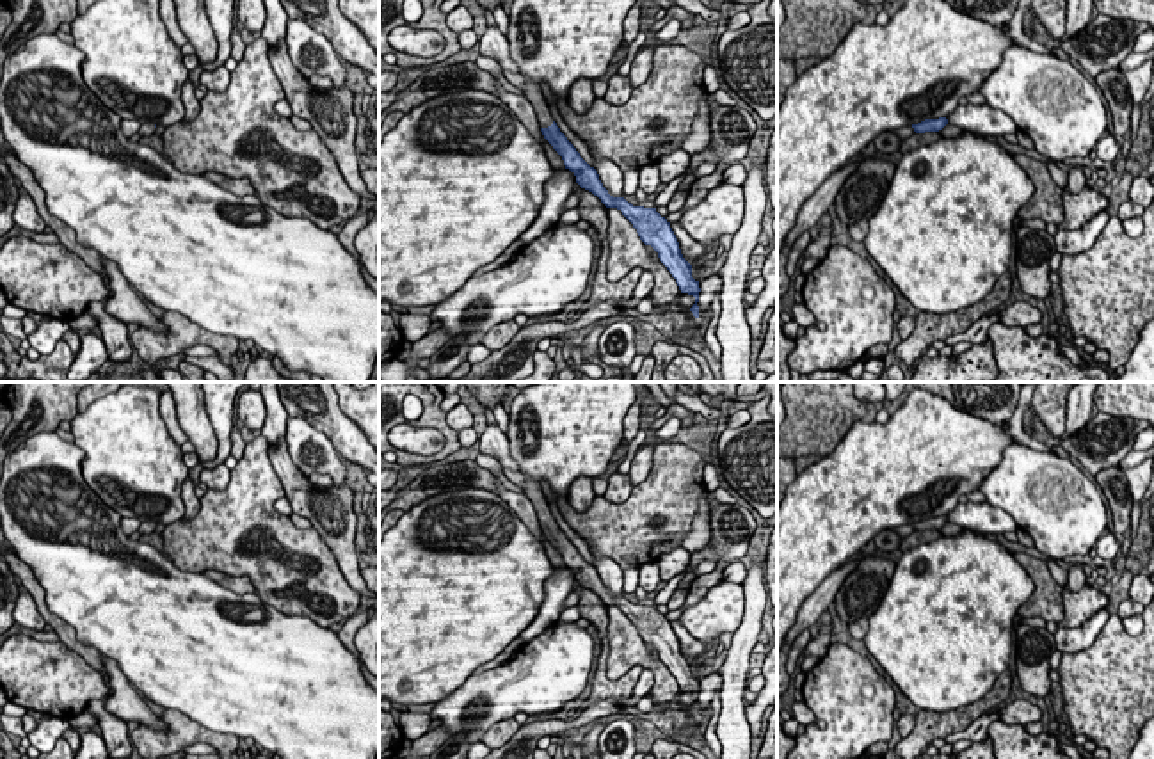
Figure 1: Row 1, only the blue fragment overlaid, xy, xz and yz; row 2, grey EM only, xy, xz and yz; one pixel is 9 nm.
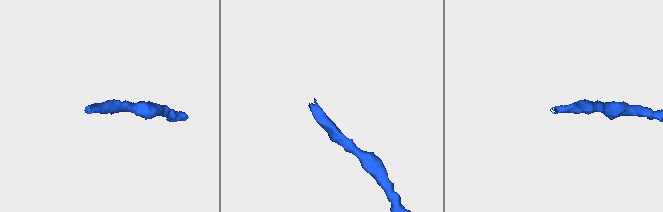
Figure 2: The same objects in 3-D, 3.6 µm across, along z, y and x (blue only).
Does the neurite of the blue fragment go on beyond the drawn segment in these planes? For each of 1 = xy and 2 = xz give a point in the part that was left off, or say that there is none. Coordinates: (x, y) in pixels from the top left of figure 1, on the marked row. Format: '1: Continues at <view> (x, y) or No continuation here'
1: No continuation here
2: Continues at xz (493, 43)

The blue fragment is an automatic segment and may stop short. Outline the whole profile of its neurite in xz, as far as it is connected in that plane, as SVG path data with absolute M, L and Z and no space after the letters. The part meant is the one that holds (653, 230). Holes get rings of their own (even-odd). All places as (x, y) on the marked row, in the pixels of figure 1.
M487 27L480 36L478 46L480 55L494 59L501 66L505 78L523 91L523 96L532 103L537 114L544 139L562 156L565 169L576 176L576 183L597 196L606 208L621 210L637 229L640 240L658 252L660 261L672 274L681 293L695 297L695 304L690 308L690 311L695 318L699 318L699 281L692 277L692 265L683 258L670 222L661 217L656 208L633 206L624 197L613 197L608 194L599 180L597 171L580 156L576 148L553 121L541 85L530 82L510 59L507 36L498 27Z

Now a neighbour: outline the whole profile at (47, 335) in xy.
M27 311L27 316L30 316L37 324L37 329L27 336L30 347L36 348L41 356L52 354L57 341L62 340L62 336L69 329L68 322L57 318L44 322L43 315L32 311Z

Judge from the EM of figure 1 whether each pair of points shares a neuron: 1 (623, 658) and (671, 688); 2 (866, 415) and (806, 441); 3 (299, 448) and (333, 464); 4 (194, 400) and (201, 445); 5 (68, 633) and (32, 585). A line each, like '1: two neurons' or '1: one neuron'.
1: one neuron
2: one neuron
3: one neuron
4: one neuron
5: one neuron

